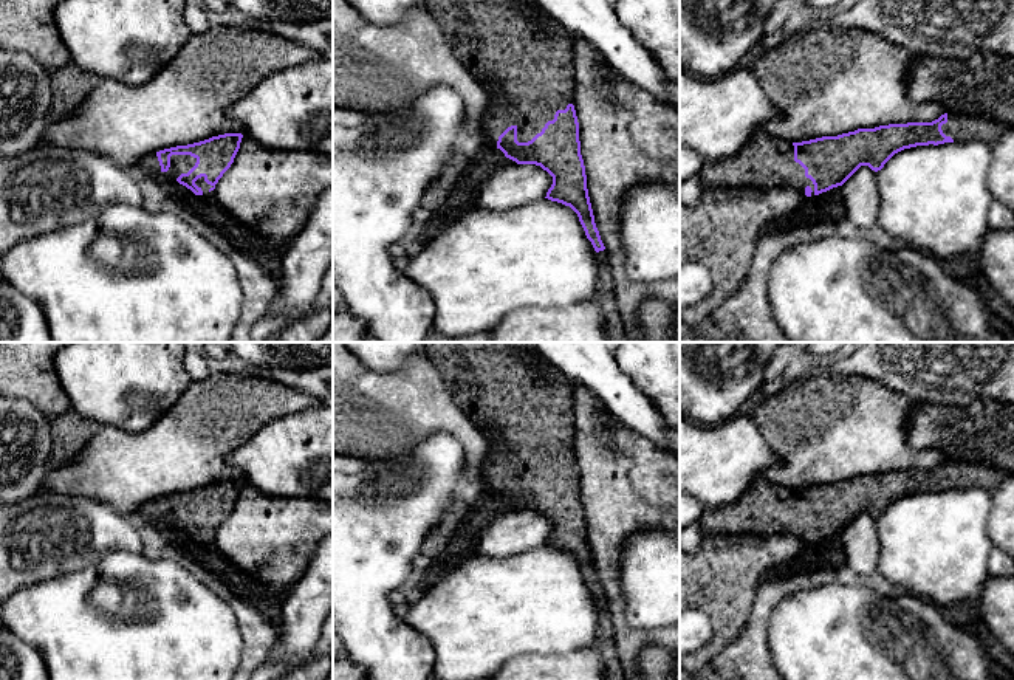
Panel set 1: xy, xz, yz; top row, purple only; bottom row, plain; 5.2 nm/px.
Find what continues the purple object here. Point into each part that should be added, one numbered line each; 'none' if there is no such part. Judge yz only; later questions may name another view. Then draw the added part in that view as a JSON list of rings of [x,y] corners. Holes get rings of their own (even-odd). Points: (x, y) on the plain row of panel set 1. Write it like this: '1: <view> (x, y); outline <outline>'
1: yz (960, 474); outline [[[947,460],[947,469],[941,477],[954,488],[983,488],[994,493],[1008,474],[986,463]]]
2: yz (763, 508); outline [[[757,477],[749,488],[732,503],[725,507],[707,507],[698,522],[701,536],[707,534],[772,534],[790,533],[805,541],[805,534],[811,534],[814,542],[814,531],[805,524],[805,516],[794,508],[794,493],[790,488],[776,485],[765,477]]]

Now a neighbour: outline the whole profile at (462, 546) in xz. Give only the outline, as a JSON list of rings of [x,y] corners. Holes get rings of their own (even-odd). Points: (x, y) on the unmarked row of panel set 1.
[[[485,491],[477,502],[471,503],[466,520],[450,537],[444,551],[433,558],[430,567],[423,572],[424,586],[437,584],[464,561],[474,558],[480,533],[497,516],[514,511],[517,510],[506,505],[497,493]]]

